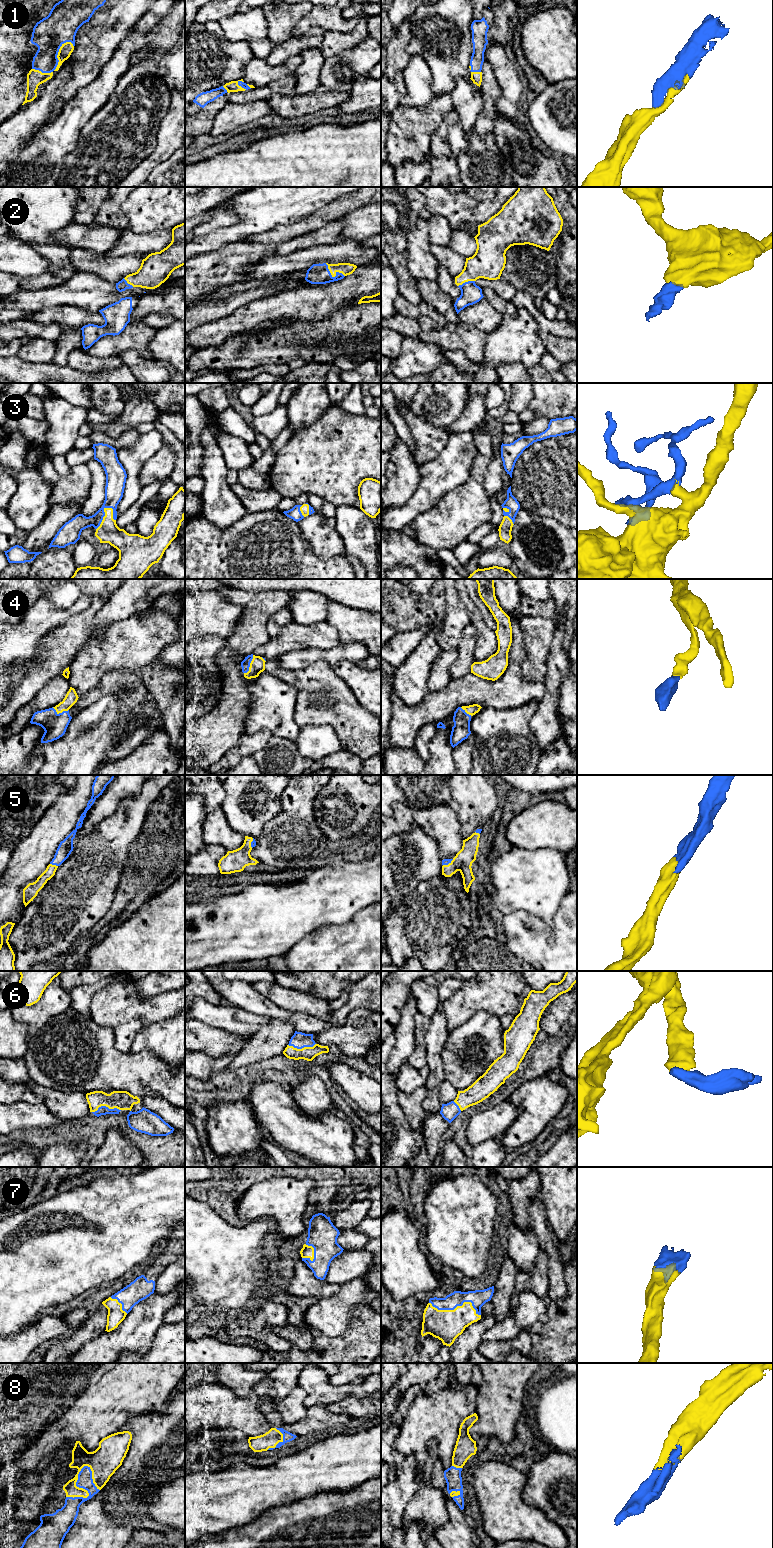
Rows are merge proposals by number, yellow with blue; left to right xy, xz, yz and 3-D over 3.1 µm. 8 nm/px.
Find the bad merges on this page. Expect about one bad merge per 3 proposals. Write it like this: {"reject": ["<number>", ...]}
{"reject": []}

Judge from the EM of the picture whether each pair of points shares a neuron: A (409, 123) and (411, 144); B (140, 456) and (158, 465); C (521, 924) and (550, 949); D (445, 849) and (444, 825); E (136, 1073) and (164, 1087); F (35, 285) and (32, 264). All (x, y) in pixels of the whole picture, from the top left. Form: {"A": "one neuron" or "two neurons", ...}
{"A": "one neuron", "B": "two neurons", "C": "one neuron", "D": "one neuron", "E": "one neuron", "F": "two neurons"}

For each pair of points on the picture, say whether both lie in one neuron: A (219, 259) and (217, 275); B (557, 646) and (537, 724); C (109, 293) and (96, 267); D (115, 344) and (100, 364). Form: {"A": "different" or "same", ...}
{"A": "same", "B": "same", "C": "different", "D": "different"}

